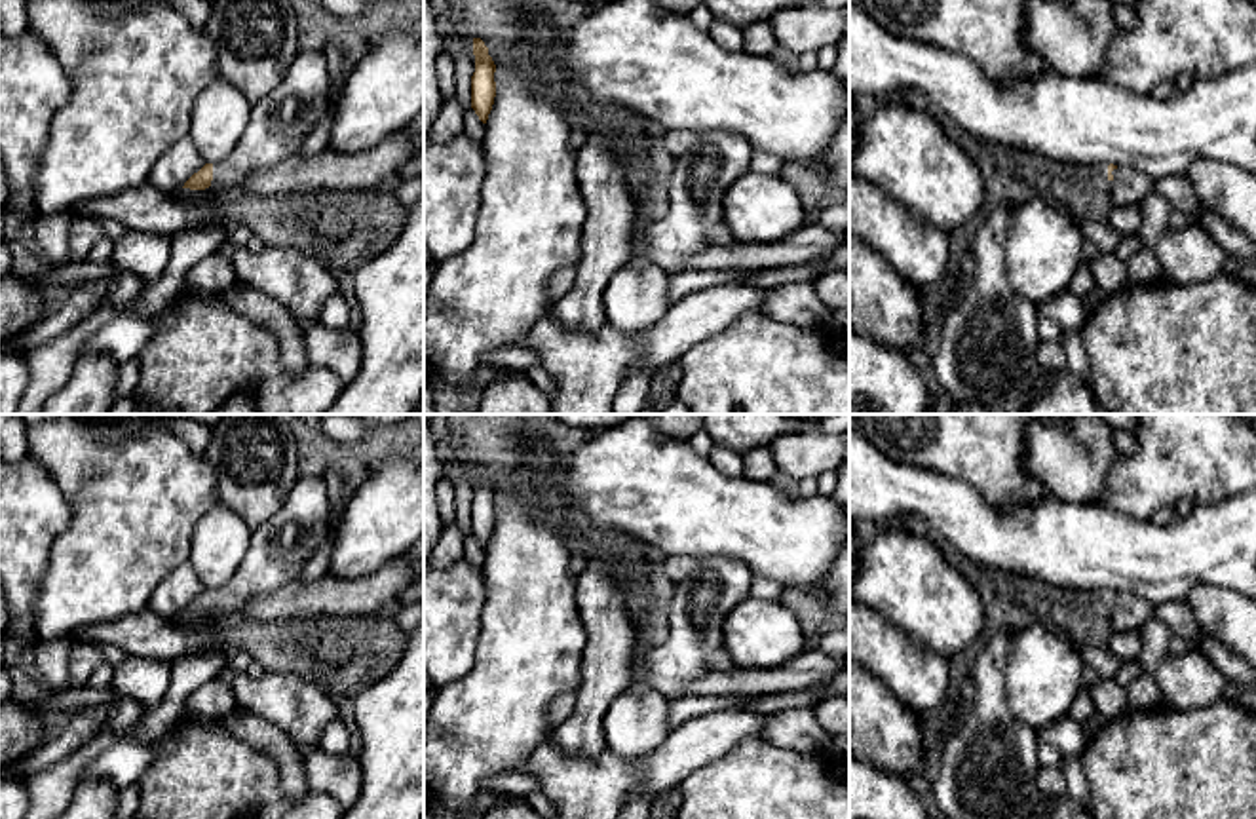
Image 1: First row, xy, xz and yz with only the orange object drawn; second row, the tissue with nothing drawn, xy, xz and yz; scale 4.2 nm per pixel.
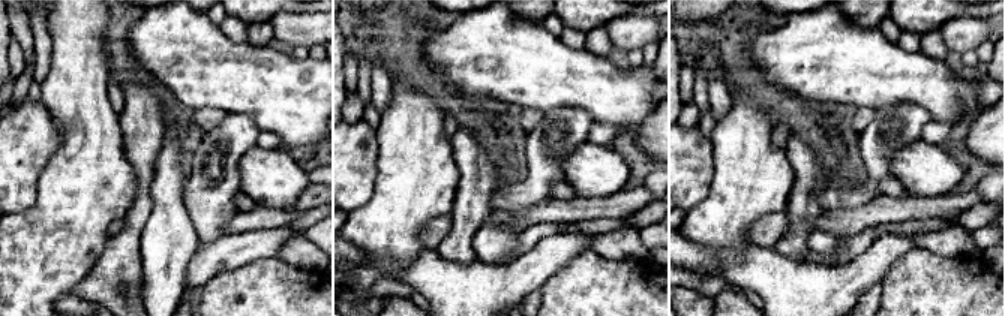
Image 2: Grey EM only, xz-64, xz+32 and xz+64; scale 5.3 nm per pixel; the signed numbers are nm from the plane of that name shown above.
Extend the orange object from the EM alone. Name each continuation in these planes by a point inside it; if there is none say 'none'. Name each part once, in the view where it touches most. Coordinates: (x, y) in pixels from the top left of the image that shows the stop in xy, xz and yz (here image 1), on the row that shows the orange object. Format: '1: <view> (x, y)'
1: yz (1099, 171)

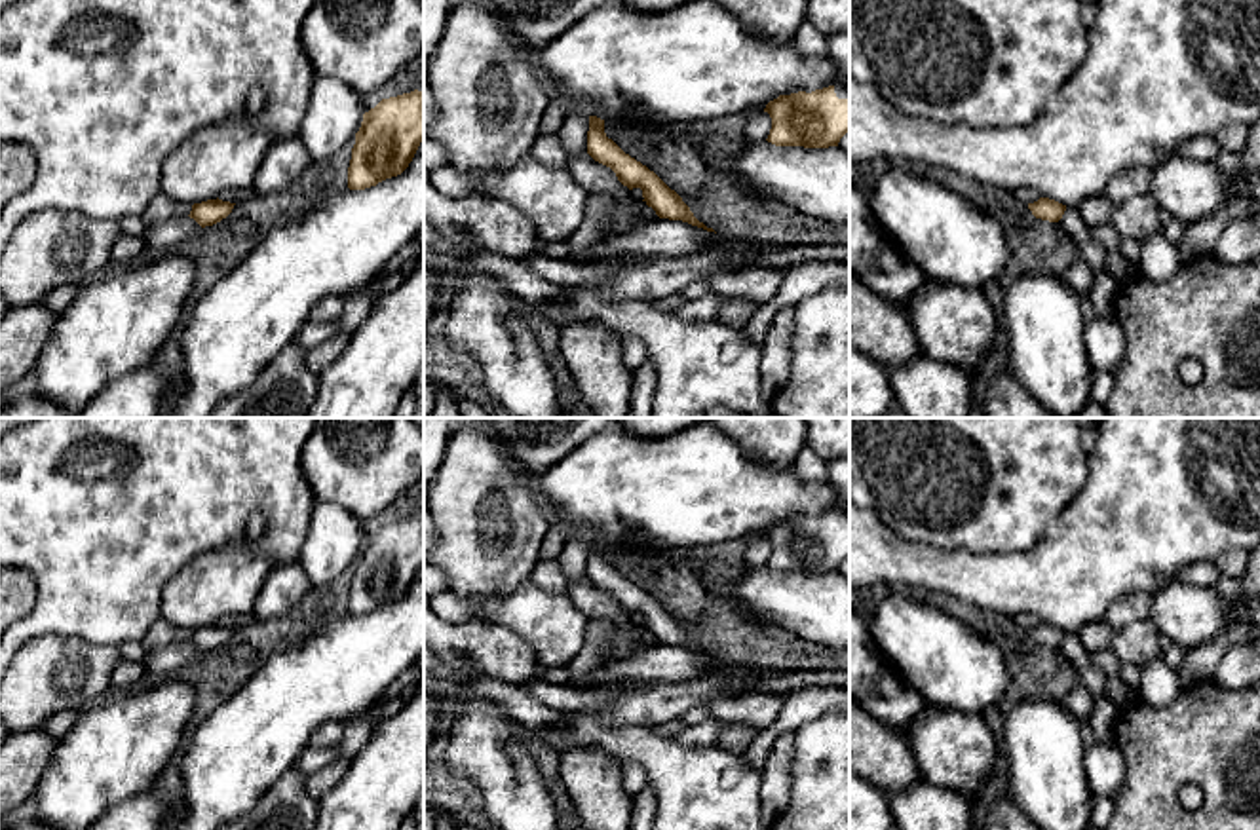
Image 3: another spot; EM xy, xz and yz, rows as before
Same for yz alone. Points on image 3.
none

